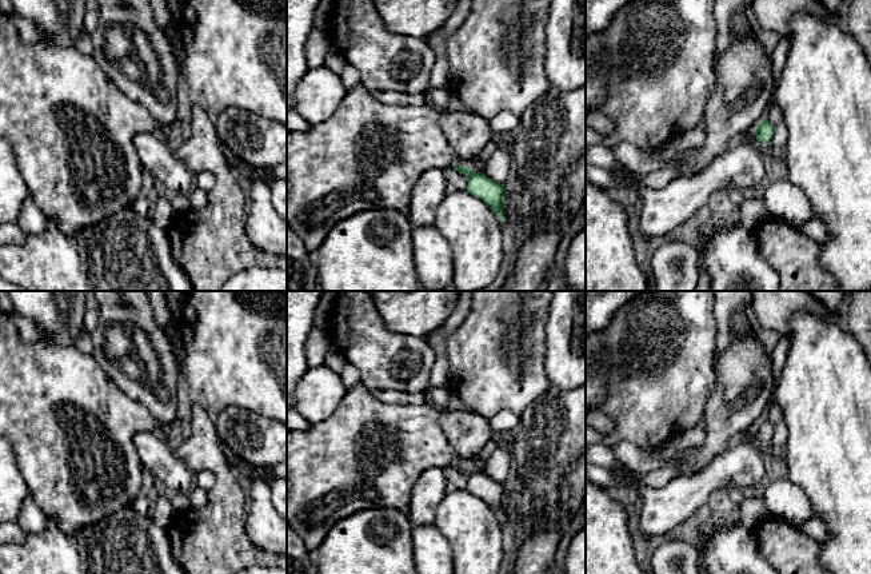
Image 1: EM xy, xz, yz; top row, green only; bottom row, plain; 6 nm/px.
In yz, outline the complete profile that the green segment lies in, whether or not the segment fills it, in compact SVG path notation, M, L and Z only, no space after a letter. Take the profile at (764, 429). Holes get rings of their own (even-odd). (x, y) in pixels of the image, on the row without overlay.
M763 418L754 428L754 431L756 439L762 443L766 443L768 442L768 438L774 434L774 424Z

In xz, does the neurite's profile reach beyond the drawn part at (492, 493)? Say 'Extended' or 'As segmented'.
As segmented

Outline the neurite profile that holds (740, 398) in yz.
M755 334L731 338L728 347L714 360L716 383L711 391L706 411L706 438L698 451L682 462L683 471L699 471L727 450L730 438L746 430L754 430L764 418L770 407L774 374L771 355L764 352L762 342Z

